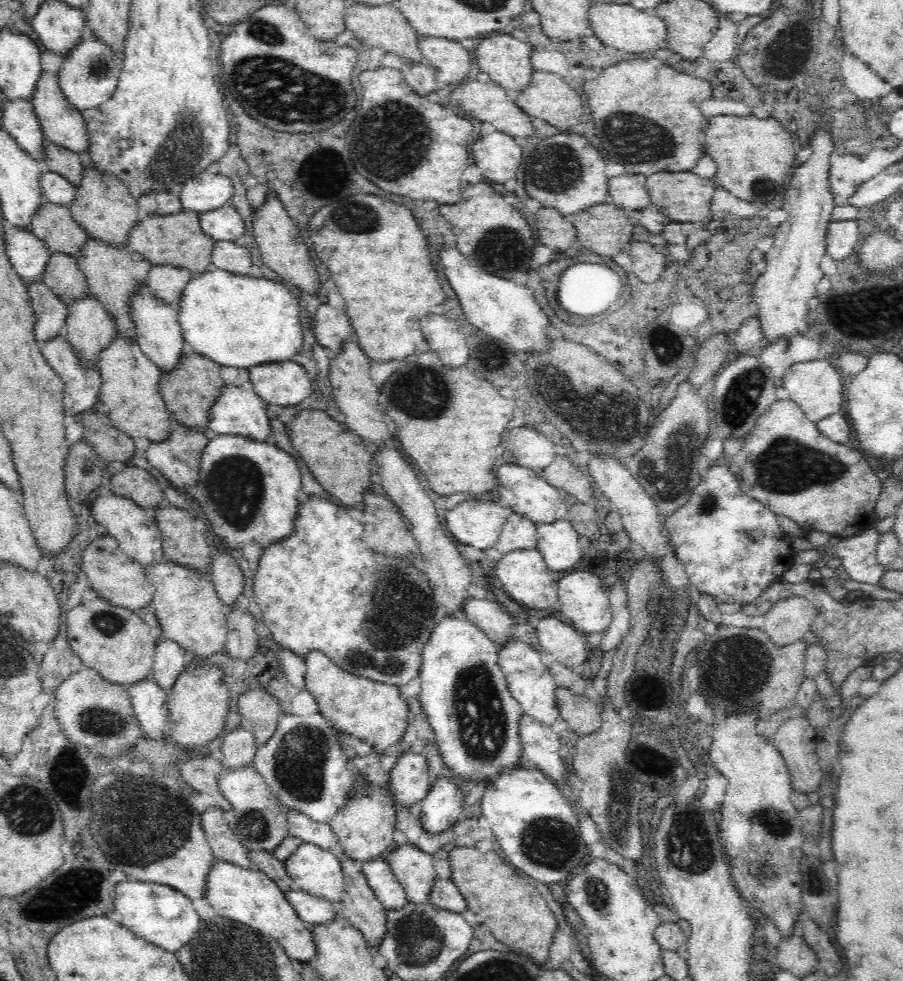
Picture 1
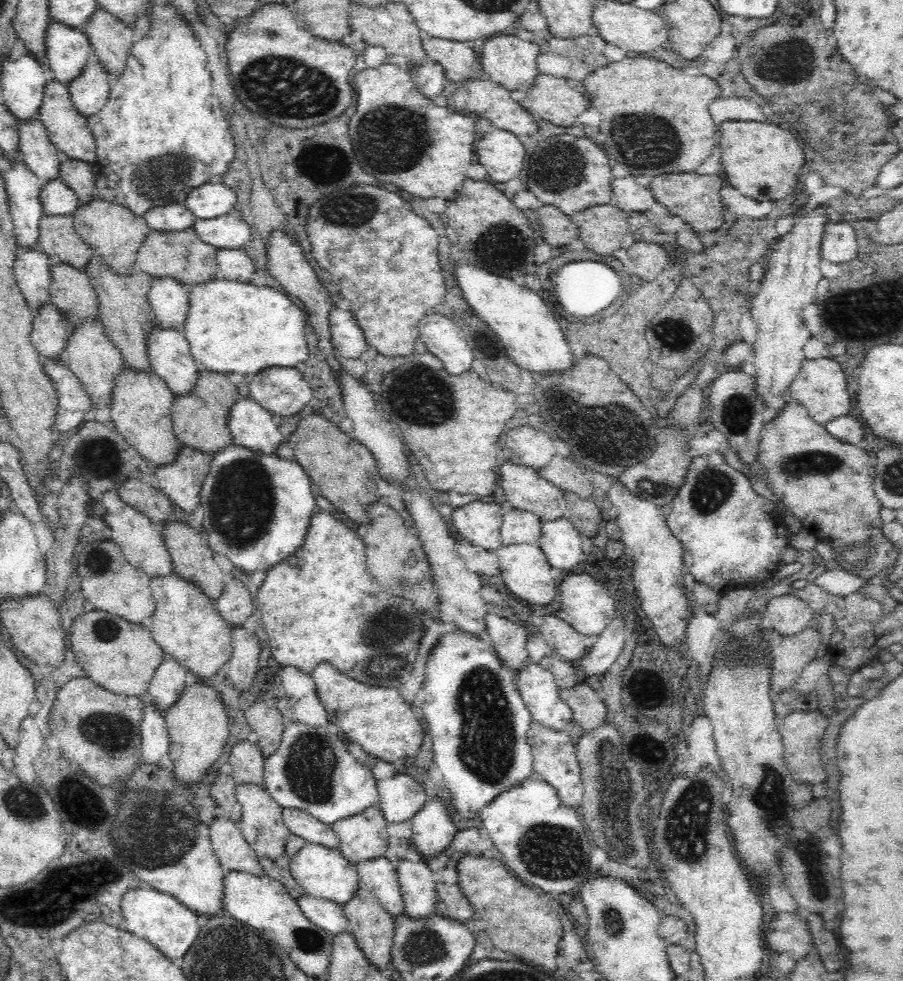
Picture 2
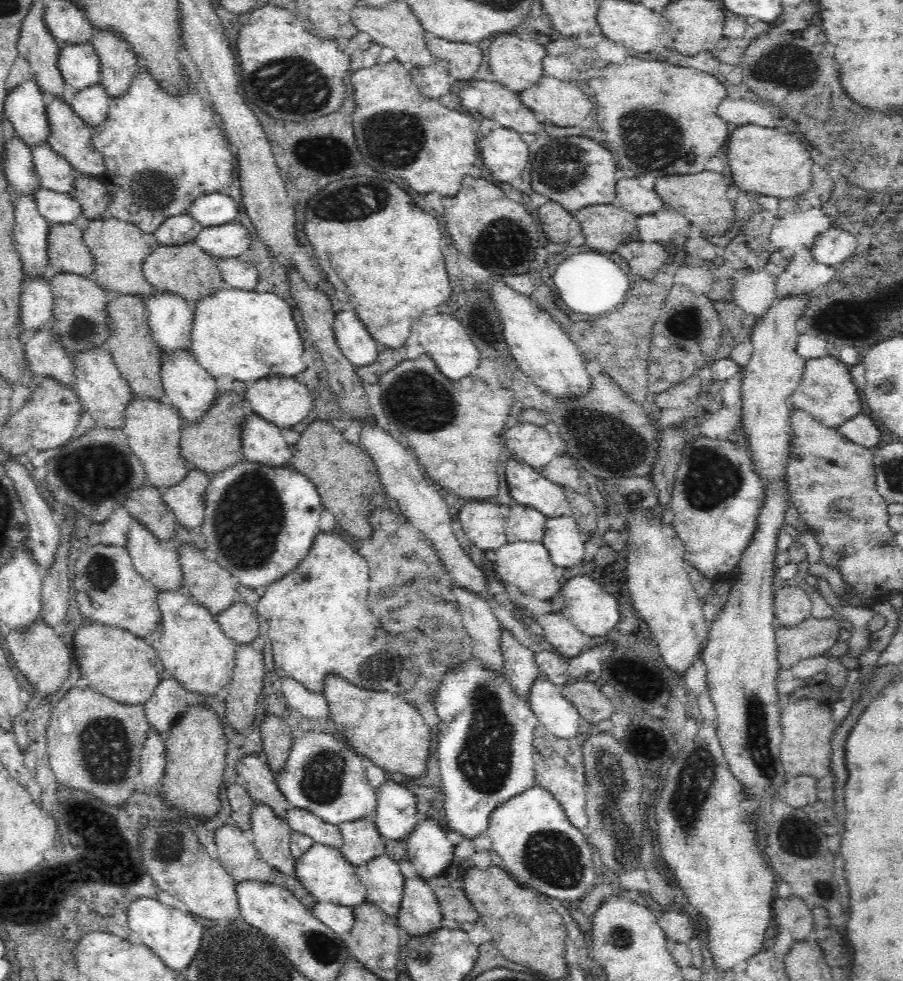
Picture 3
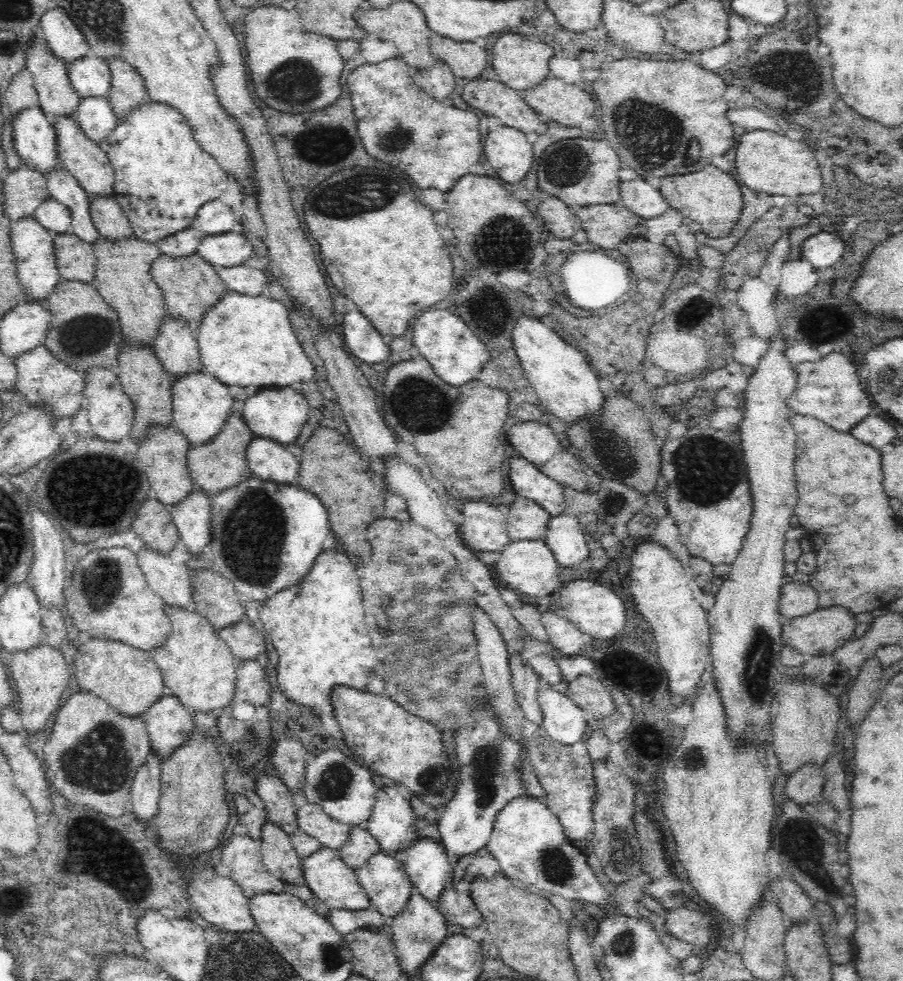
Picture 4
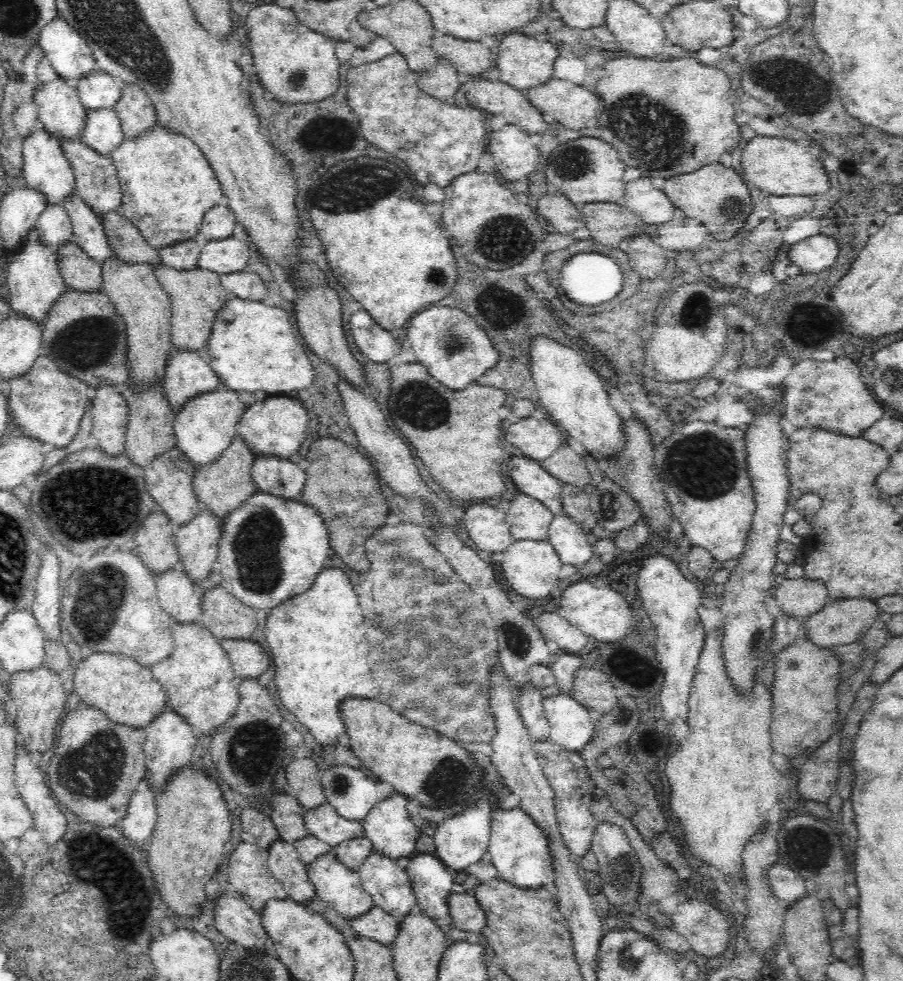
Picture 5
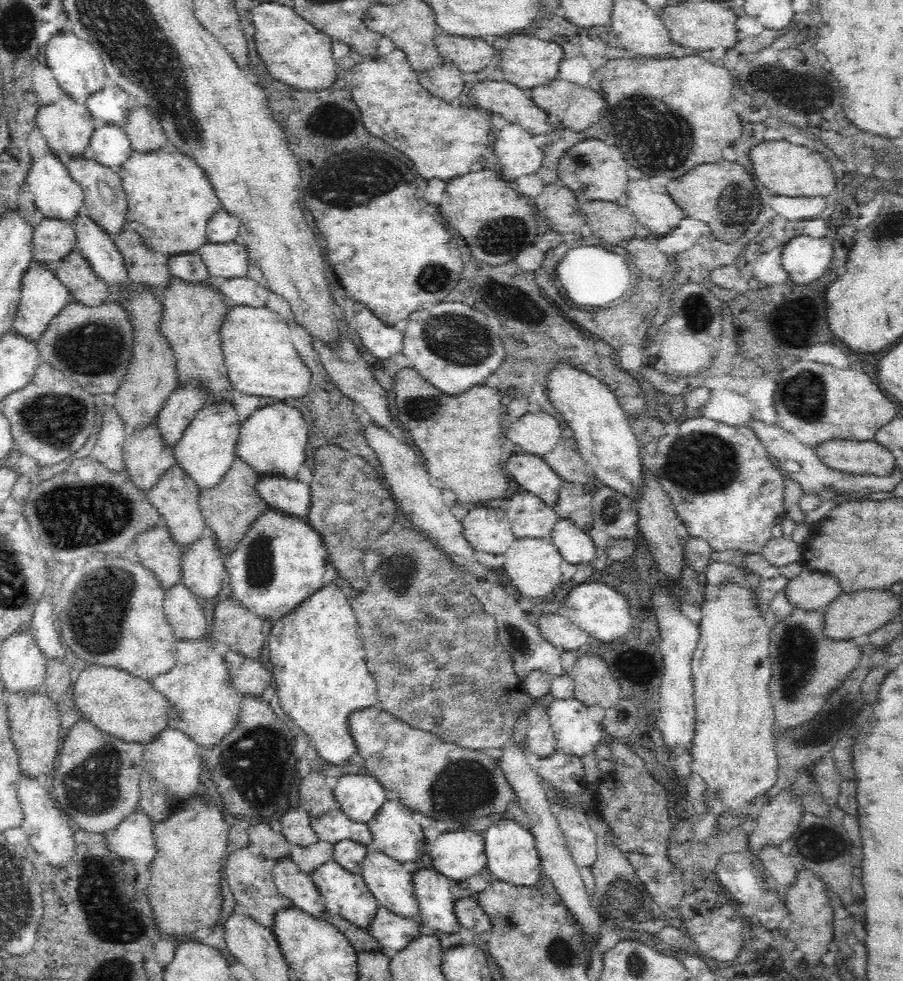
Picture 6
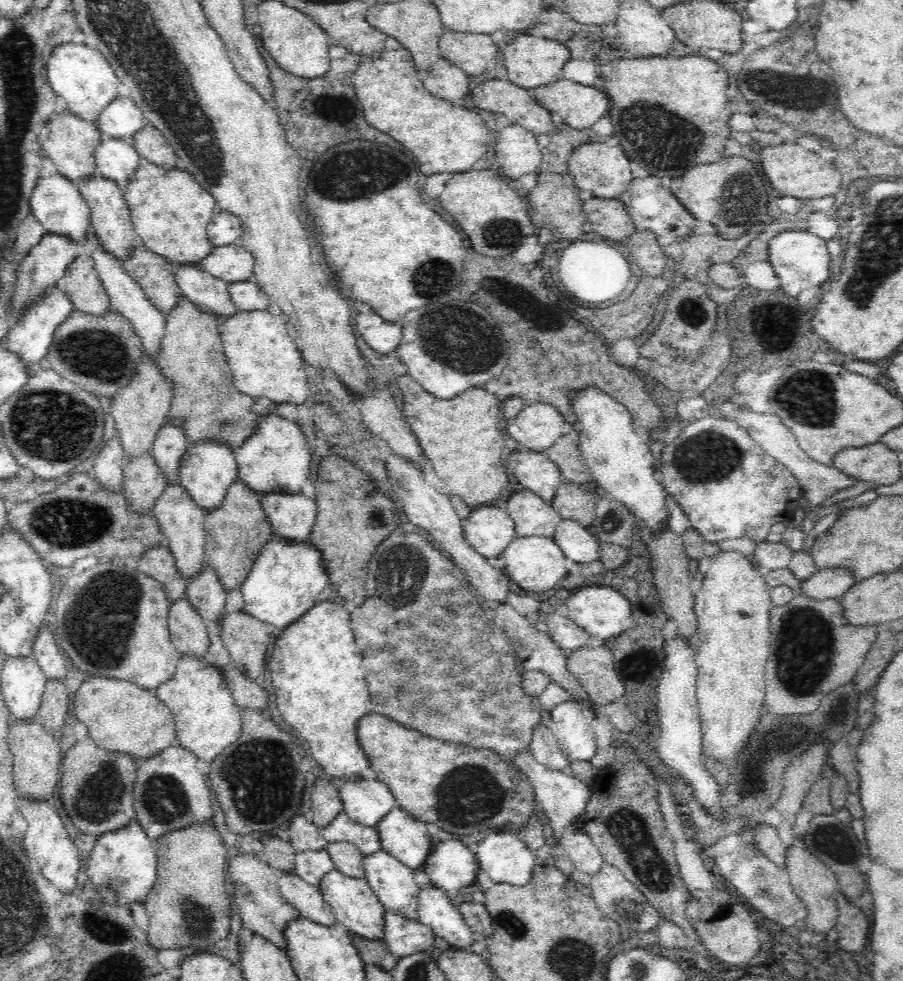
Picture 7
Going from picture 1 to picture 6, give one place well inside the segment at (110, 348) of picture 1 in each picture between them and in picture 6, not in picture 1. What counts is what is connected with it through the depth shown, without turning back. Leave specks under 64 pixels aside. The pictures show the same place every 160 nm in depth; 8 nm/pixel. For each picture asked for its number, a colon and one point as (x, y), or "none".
2: (140, 406)
3: (153, 428)
4: (162, 453)
5: (169, 480)
6: (176, 498)

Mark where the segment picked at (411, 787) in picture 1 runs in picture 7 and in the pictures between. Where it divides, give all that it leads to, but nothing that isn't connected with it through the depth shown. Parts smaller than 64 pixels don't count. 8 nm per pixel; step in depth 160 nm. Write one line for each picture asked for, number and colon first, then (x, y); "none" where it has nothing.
2: (402, 796)
3: (396, 814)
4: (391, 823)
5: (389, 827)
6: (395, 832)
7: (406, 838)

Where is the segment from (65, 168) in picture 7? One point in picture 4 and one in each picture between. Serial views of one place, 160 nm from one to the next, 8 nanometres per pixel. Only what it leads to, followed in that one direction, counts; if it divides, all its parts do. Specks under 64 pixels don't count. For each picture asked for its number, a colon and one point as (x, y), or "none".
4: (57, 97)
5: (61, 111)
6: (68, 126)

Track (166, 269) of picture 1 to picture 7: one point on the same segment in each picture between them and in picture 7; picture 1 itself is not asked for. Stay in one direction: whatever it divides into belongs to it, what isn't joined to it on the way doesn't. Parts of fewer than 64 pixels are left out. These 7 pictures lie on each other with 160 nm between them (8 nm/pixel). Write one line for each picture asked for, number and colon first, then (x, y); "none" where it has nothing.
2: (169, 298)
3: (170, 319)
4: (176, 347)
5: (188, 375)
6: (181, 408)
7: (168, 449)

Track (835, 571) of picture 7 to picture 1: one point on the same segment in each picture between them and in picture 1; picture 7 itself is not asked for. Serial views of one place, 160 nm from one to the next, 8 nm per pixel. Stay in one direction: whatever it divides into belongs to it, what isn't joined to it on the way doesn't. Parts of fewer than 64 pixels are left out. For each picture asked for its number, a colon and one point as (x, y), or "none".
1: (788, 621)
2: (787, 615)
3: (792, 605)
4: (798, 599)
5: (803, 596)
6: (808, 589)

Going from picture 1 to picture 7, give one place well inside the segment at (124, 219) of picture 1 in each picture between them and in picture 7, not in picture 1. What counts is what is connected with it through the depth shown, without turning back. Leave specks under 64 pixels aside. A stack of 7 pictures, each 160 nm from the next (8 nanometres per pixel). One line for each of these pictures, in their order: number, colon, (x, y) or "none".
2: (116, 233)
3: (119, 247)
4: (122, 276)
5: (134, 290)
6: (152, 376)
7: (140, 409)

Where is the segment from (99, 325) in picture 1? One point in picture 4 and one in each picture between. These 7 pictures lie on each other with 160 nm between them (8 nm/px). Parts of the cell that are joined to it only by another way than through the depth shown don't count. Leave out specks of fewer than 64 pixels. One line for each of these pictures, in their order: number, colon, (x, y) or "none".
2: (91, 356)
3: (104, 392)
4: (111, 412)

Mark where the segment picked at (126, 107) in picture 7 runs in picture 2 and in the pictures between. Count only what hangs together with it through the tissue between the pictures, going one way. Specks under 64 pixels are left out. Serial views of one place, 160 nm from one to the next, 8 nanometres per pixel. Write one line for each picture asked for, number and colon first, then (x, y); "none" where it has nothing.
2: (67, 48)
3: (79, 65)
4: (90, 76)
5: (100, 91)
6: (111, 107)

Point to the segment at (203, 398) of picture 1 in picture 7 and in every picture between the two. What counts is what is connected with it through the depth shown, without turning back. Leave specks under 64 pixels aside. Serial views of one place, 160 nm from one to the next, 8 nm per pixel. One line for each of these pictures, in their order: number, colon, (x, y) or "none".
2: (199, 418)
3: (212, 444)
4: (218, 465)
5: (222, 487)
6: (229, 510)
7: (237, 533)

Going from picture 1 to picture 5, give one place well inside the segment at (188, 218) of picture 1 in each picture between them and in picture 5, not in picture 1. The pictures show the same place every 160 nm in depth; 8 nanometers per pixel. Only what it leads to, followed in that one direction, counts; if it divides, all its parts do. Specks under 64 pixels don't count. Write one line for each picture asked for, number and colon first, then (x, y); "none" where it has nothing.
2: (181, 254)
3: (187, 270)
4: (191, 286)
5: (196, 297)

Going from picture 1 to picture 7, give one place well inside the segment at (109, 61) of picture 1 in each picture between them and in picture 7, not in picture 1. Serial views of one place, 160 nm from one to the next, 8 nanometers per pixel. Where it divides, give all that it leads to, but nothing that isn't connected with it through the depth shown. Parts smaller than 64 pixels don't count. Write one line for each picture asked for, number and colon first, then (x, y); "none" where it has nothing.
2: (89, 92)
3: (91, 104)
4: (96, 117)
5: (103, 133)
6: (110, 146)
7: (117, 161)

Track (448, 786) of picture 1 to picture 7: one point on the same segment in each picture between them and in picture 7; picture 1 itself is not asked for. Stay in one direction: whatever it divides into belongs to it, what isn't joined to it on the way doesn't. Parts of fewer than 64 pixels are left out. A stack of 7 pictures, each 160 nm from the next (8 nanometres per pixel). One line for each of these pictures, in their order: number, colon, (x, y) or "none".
2: (433, 829)
3: (429, 848)
4: (429, 868)
5: (432, 882)
6: (436, 905)
7: (436, 911)

